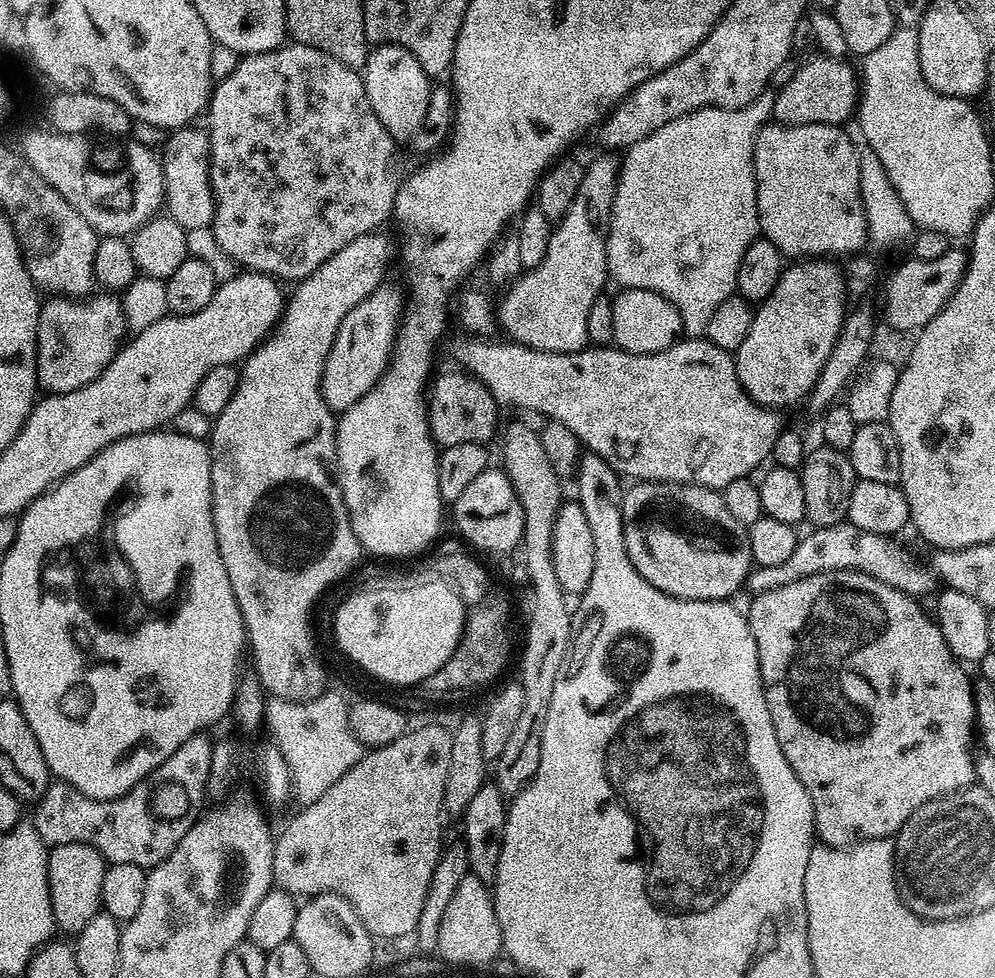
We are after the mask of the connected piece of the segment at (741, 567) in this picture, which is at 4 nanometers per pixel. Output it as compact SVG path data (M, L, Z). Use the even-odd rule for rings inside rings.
M636 482L631 485L633 488L629 492L623 493L624 501L620 509L622 510L622 522L624 523L624 541L628 557L633 566L654 586L658 591L665 592L667 596L676 596L679 600L723 600L732 598L739 588L745 587L748 573L752 571L752 555L750 554L750 542L748 541L748 530L745 525L730 515L730 510L726 510L726 502L723 495L715 488L703 488L697 484L658 484L655 482Z

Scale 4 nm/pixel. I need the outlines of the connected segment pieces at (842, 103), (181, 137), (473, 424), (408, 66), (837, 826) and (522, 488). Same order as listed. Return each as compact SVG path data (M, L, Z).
M816 56L813 60L804 60L794 78L778 89L772 102L772 114L782 124L840 126L853 119L861 91L857 69L855 72L846 61L832 56Z
M185 126L168 132L168 141L164 147L159 149L158 159L162 178L164 179L164 208L166 214L178 226L182 226L185 232L190 230L202 230L203 228L211 229L212 219L216 203L212 193L212 183L210 182L210 138L203 127Z
M463 370L455 371L444 372L440 377L437 375L427 389L428 425L432 431L432 439L440 448L459 446L462 442L487 445L488 439L492 435L495 437L498 432L496 400L477 376L469 376Z
M382 44L373 47L363 66L364 89L366 98L370 98L372 112L378 114L378 122L386 126L392 139L397 142L411 141L426 118L426 106L433 90L430 78L418 66L418 58L397 44Z
M834 570L810 574L810 578L766 590L753 595L751 599L752 605L746 608L746 615L750 634L754 634L756 643L766 706L774 722L778 746L782 746L782 754L786 754L790 770L798 774L798 782L806 786L806 794L810 794L812 799L812 822L821 845L846 848L860 843L861 840L886 840L895 837L906 818L910 818L910 814L914 814L918 806L976 784L976 756L972 752L976 727L973 681L968 680L964 673L965 665L950 654L946 638L942 638L942 630L936 625L935 619L929 613L927 616L916 605L919 603L913 597L907 596L902 590L894 590L894 586L886 586L886 582L878 582L878 578L870 578L870 574L854 570Z
M528 424L503 425L499 437L500 448L504 451L502 471L508 475L518 494L518 502L524 511L524 539L522 541L522 561L529 574L532 594L532 613L528 616L528 633L524 636L524 653L520 656L520 676L524 701L522 714L510 733L510 739L502 754L494 762L494 783L506 798L514 798L523 792L538 774L538 762L542 762L542 730L548 713L550 698L554 698L554 682L560 676L568 655L570 641L574 635L574 623L568 608L564 605L566 593L558 586L554 574L552 557L552 522L561 506L560 484L562 478L554 474L554 466L546 459L542 450L540 433Z

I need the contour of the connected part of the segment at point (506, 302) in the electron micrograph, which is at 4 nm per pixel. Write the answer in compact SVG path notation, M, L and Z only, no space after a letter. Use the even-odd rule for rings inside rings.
M600 155L604 156L587 161L570 210L553 227L546 258L507 285L508 293L498 300L499 327L505 328L515 343L543 352L580 352L589 347L586 318L590 318L590 306L605 291L604 283L610 280L608 221L622 163L619 155Z

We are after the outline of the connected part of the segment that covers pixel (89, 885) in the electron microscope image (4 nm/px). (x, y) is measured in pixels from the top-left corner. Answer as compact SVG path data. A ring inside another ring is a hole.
M66 842L51 845L48 853L48 889L50 890L50 906L52 922L69 934L86 930L90 918L102 911L102 878L106 861L94 846L82 842Z

